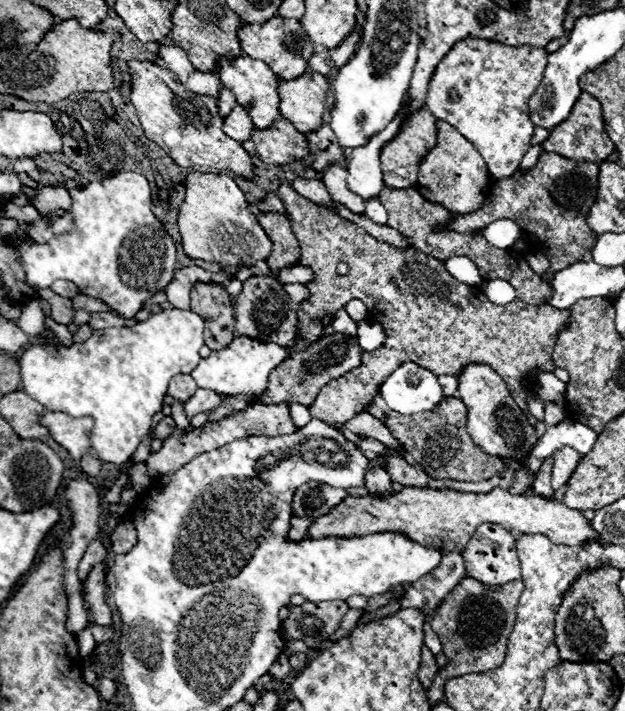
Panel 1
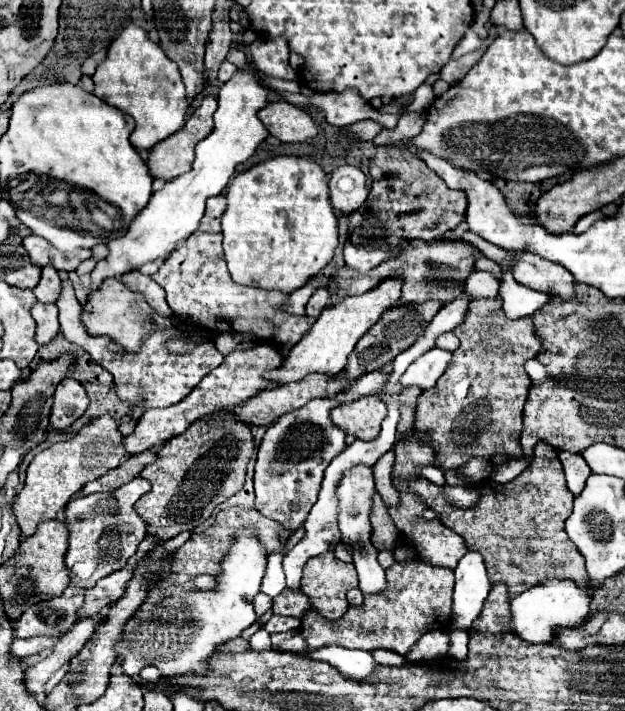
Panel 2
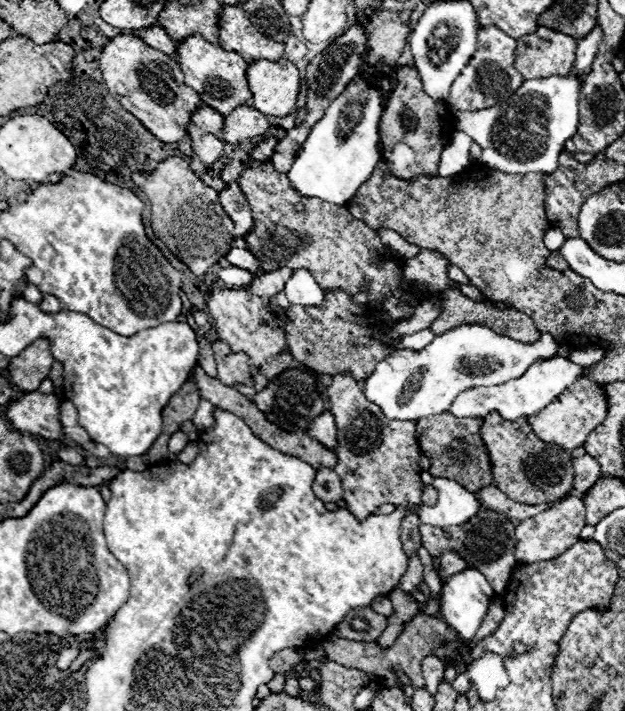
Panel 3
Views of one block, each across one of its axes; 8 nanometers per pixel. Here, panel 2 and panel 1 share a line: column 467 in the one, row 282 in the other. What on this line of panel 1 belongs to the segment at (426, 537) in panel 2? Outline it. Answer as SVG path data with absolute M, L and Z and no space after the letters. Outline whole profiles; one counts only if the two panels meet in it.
M542 152L536 166L532 166L528 172L518 170L510 178L498 180L484 206L470 214L457 216L456 220L454 218L448 224L448 230L466 234L478 231L494 220L514 220L522 228L522 232L534 234L542 242L542 246L548 248L548 252L544 254L550 260L550 268L542 274L542 280L552 284L558 270L576 262L592 262L590 252L596 240L596 232L588 228L586 216L596 202L596 188L598 164L574 162L554 152Z

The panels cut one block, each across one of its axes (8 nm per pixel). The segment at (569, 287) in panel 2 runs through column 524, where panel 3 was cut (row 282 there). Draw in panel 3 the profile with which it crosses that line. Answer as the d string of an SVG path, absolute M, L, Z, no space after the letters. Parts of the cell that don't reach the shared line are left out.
M280 268L274 272L266 272L254 278L254 282L248 286L248 290L256 296L274 296L276 292L284 290L284 284L290 280L292 270L290 268Z

